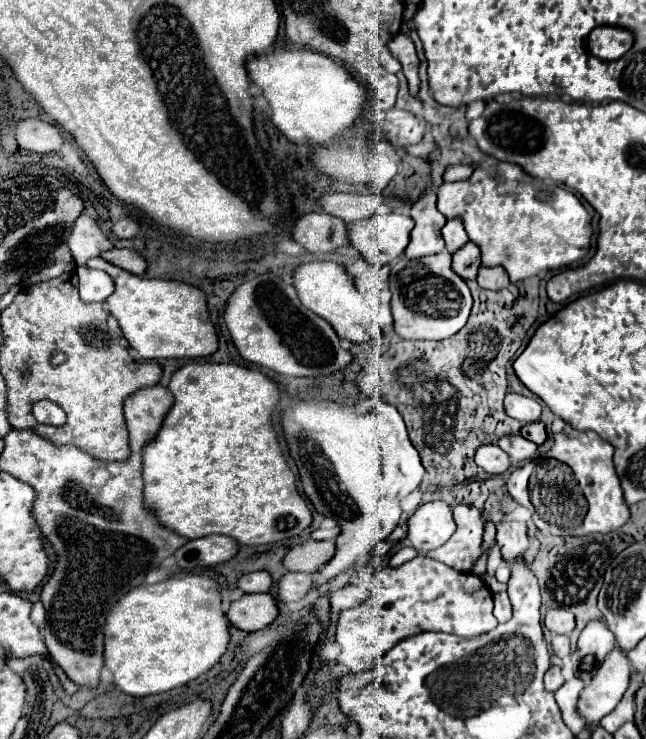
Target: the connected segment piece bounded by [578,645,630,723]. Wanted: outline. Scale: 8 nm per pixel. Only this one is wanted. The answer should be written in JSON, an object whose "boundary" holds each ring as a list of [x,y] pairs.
{"boundary":[[[616,645],[604,659],[598,673],[592,677],[590,685],[586,685],[580,695],[578,711],[586,717],[586,723],[600,721],[604,715],[612,713],[620,703],[622,695],[626,693],[628,683],[628,657]]]}

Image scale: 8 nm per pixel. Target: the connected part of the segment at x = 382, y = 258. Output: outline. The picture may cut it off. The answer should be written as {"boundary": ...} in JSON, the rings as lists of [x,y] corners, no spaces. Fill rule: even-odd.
{"boundary":[[[400,213],[374,215],[352,223],[350,243],[368,259],[368,263],[382,267],[404,253],[412,227],[414,221]]]}

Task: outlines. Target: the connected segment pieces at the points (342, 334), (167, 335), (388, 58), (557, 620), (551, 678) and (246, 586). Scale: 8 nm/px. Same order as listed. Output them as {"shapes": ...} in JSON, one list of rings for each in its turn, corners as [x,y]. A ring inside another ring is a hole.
{"shapes":[[[[312,261],[298,265],[294,269],[294,287],[300,301],[308,305],[308,309],[312,309],[316,315],[326,319],[340,339],[348,339],[352,343],[370,341],[370,335],[366,333],[366,325],[370,321],[368,305],[364,303],[364,297],[358,293],[342,265],[334,261]]],[[[102,257],[90,259],[88,267],[102,269],[114,279],[116,291],[106,301],[108,309],[118,319],[130,347],[136,349],[142,359],[198,359],[208,357],[218,349],[218,337],[210,323],[206,295],[198,287],[182,281],[138,277],[110,265]]],[[[387,45],[386,47],[382,48],[378,57],[380,57],[380,63],[382,63],[382,67],[384,67],[385,71],[392,74],[396,74],[401,71],[401,63],[392,56],[390,51],[388,50]]],[[[550,609],[544,617],[544,625],[556,635],[570,635],[574,629],[574,615],[568,609]]],[[[552,665],[552,667],[546,671],[546,675],[544,675],[544,685],[546,685],[546,689],[548,689],[548,691],[556,691],[556,689],[562,687],[562,683],[564,683],[564,677],[562,677],[560,667],[558,667],[558,665]]],[[[256,571],[242,575],[238,581],[238,587],[244,593],[268,593],[272,589],[272,577],[268,571]]]]}

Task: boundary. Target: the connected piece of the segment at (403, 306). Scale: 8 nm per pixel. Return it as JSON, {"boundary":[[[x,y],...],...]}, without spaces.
{"boundary":[[[442,251],[422,259],[398,259],[390,271],[394,329],[402,339],[448,339],[456,335],[468,321],[472,309],[472,293],[464,279],[452,267],[452,255]]]}

